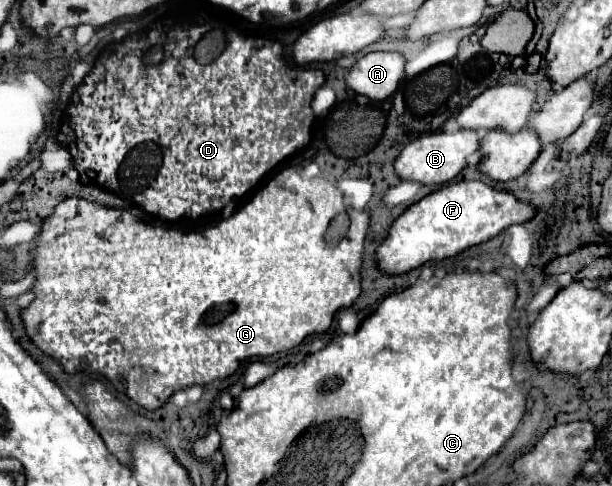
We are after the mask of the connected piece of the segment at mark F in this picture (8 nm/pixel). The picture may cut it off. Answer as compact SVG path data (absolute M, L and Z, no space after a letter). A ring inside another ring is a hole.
M459 181L459 183L449 183L445 187L441 187L439 191L429 193L427 197L423 197L419 203L413 203L389 229L387 239L379 245L377 249L377 263L383 271L387 273L407 273L427 261L437 261L437 259L445 259L451 255L461 253L463 249L471 247L471 245L479 245L485 243L489 239L493 239L495 235L499 235L505 227L515 225L515 223L525 223L529 219L533 219L537 213L537 207L523 203L521 199L517 199L511 191L501 191L497 187L487 185L485 181Z

